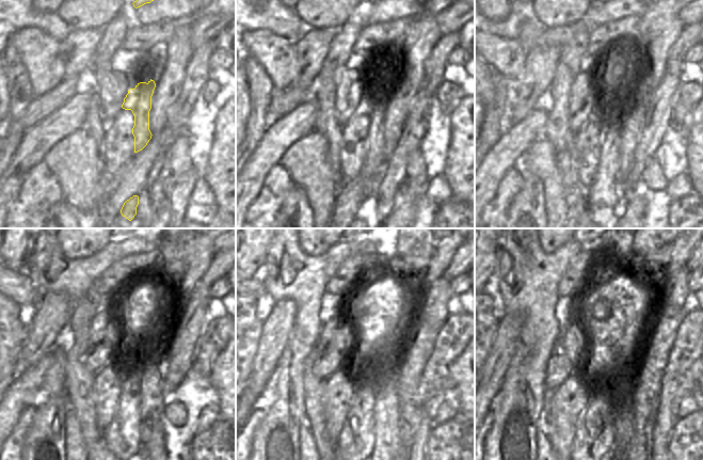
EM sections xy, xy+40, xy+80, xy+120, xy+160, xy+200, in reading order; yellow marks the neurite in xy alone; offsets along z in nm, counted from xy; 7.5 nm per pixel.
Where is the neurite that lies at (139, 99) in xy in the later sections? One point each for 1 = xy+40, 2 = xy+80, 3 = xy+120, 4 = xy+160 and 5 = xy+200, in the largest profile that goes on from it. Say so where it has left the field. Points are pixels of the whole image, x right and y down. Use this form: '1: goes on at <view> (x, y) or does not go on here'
1: goes on at xy+40 (374, 165)
2: goes on at xy+80 (604, 189)
3: goes on at xy+120 (124, 428)
4: goes on at xy+160 (356, 430)
5: goes on at xy+200 (593, 428)

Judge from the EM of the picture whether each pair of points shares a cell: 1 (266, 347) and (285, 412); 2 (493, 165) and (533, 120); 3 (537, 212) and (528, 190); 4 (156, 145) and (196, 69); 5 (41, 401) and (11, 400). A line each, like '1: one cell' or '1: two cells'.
1: two cells
2: one cell
3: one cell
4: one cell
5: two cells

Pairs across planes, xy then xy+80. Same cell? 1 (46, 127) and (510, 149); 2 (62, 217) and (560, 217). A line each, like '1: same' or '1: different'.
1: same
2: different

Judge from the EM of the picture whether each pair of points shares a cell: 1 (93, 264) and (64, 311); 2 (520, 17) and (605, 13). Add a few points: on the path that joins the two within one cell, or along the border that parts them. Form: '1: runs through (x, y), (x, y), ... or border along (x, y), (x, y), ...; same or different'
1: border along (45, 294), (63, 292), (69, 299), (73, 312); different
2: border along (538, 20), (526, 20), (521, 26), (517, 36); different

